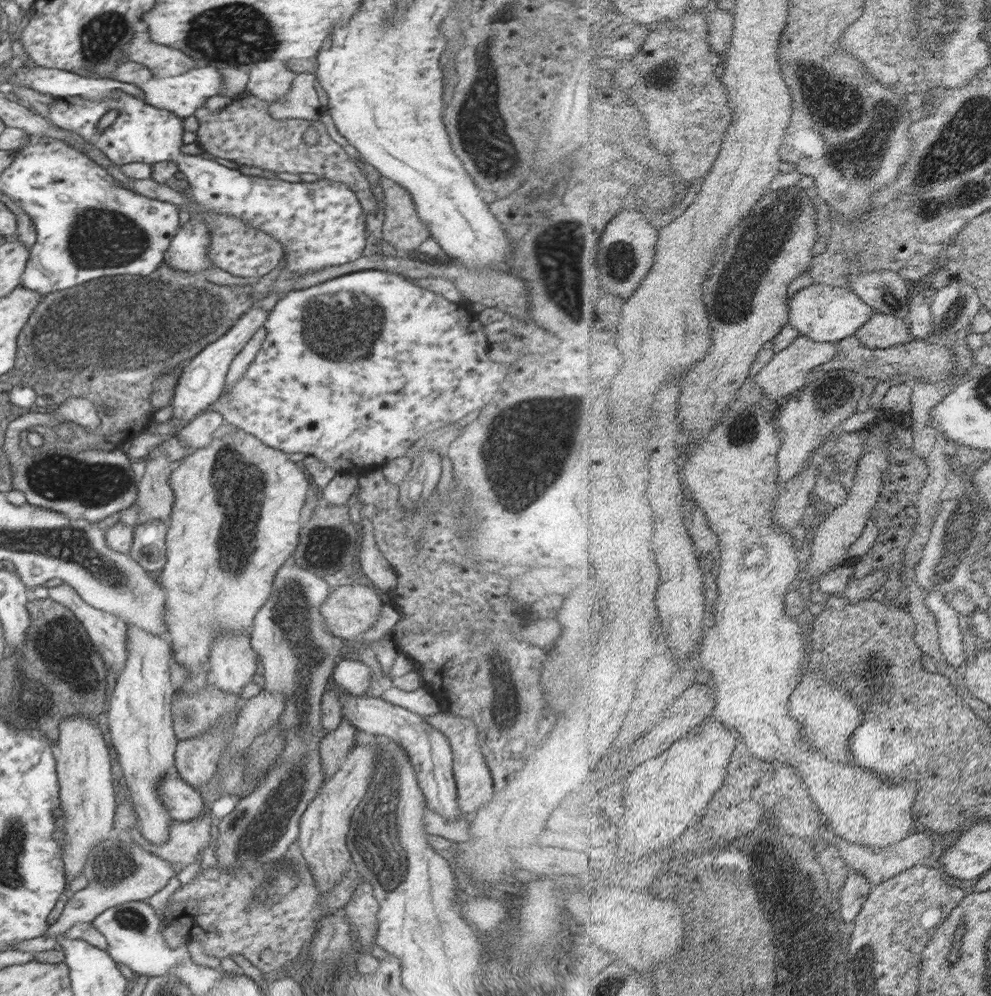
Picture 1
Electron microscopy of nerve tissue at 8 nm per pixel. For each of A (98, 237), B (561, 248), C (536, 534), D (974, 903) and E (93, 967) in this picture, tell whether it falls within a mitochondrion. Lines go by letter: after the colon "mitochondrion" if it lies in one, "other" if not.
A: mitochondrion
B: mitochondrion
C: other
D: other
E: other

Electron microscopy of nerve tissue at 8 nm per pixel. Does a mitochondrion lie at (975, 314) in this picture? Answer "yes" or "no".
no

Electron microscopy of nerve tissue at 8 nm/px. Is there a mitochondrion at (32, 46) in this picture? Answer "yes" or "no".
no

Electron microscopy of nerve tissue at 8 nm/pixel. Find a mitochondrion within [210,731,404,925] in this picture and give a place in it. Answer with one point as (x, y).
(376, 831)

